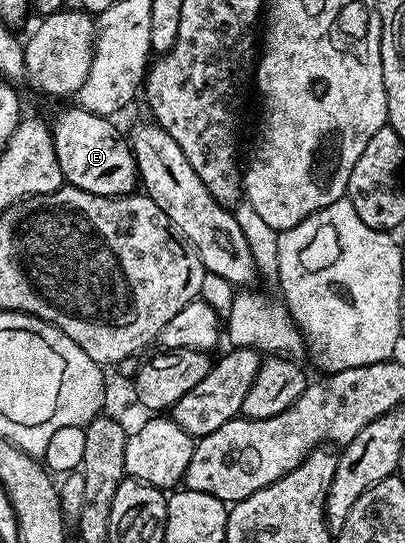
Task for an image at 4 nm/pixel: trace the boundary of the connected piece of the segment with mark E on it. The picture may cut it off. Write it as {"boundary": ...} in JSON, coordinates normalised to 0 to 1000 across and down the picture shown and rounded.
{"boundary":[[[180,195],[165,206],[143,214],[143,223],[131,223],[133,274],[143,304],[153,315],[160,337],[178,346],[217,350],[217,357],[247,357],[249,361],[319,361],[333,352],[343,337],[341,308],[331,297],[331,280],[321,274],[321,260],[309,249],[291,245],[291,236],[279,219],[259,214],[240,214],[198,195]]]}

